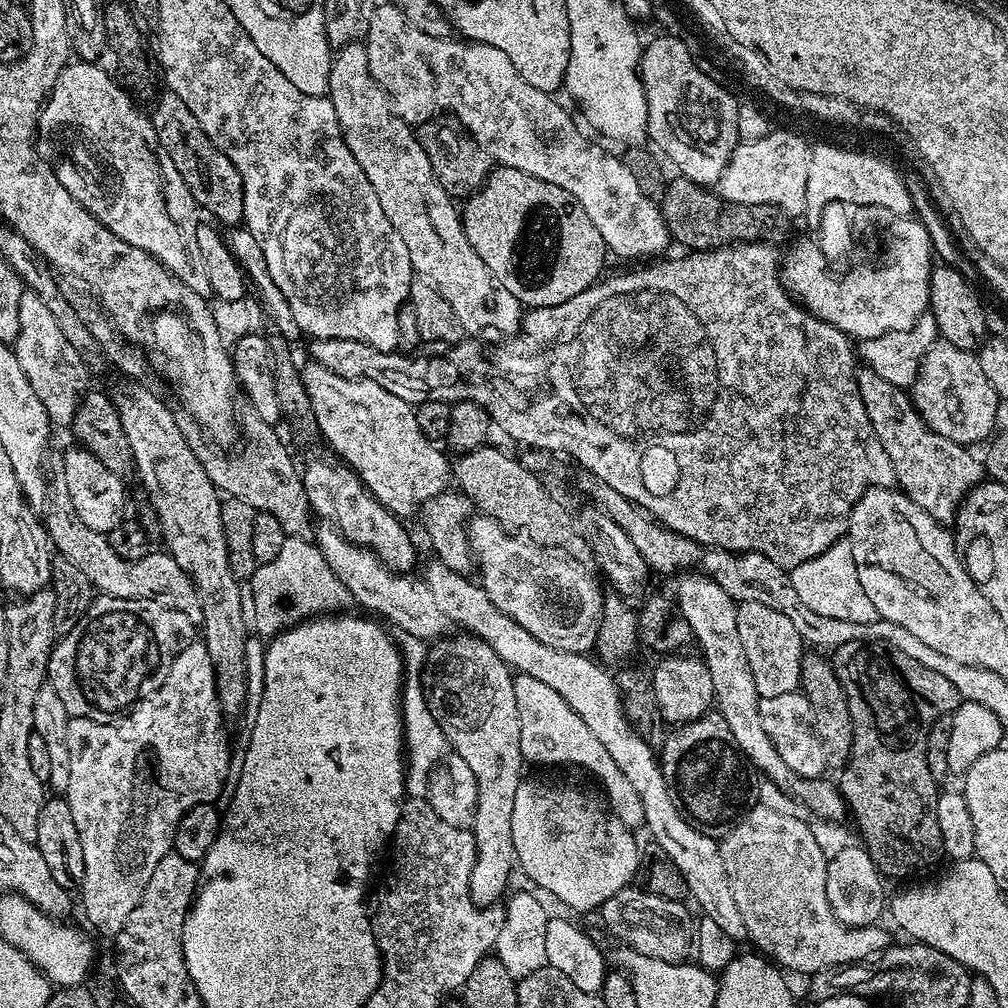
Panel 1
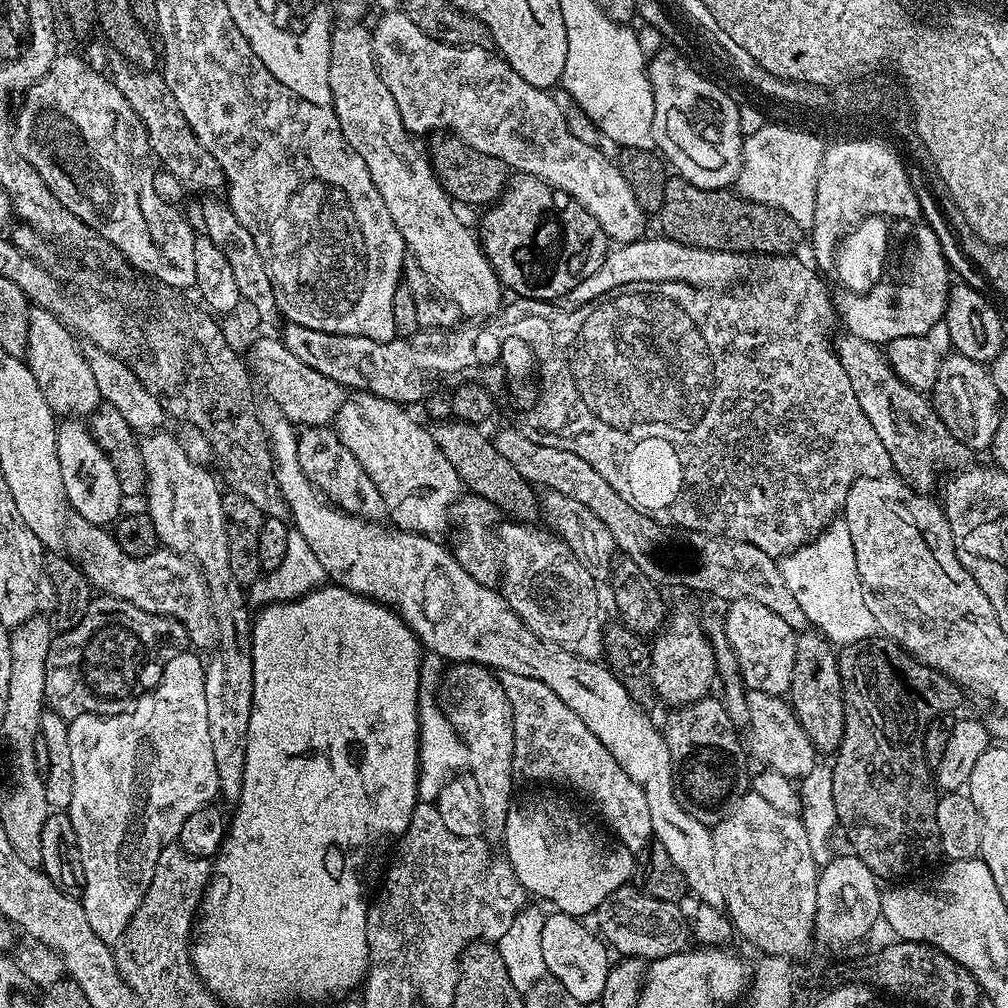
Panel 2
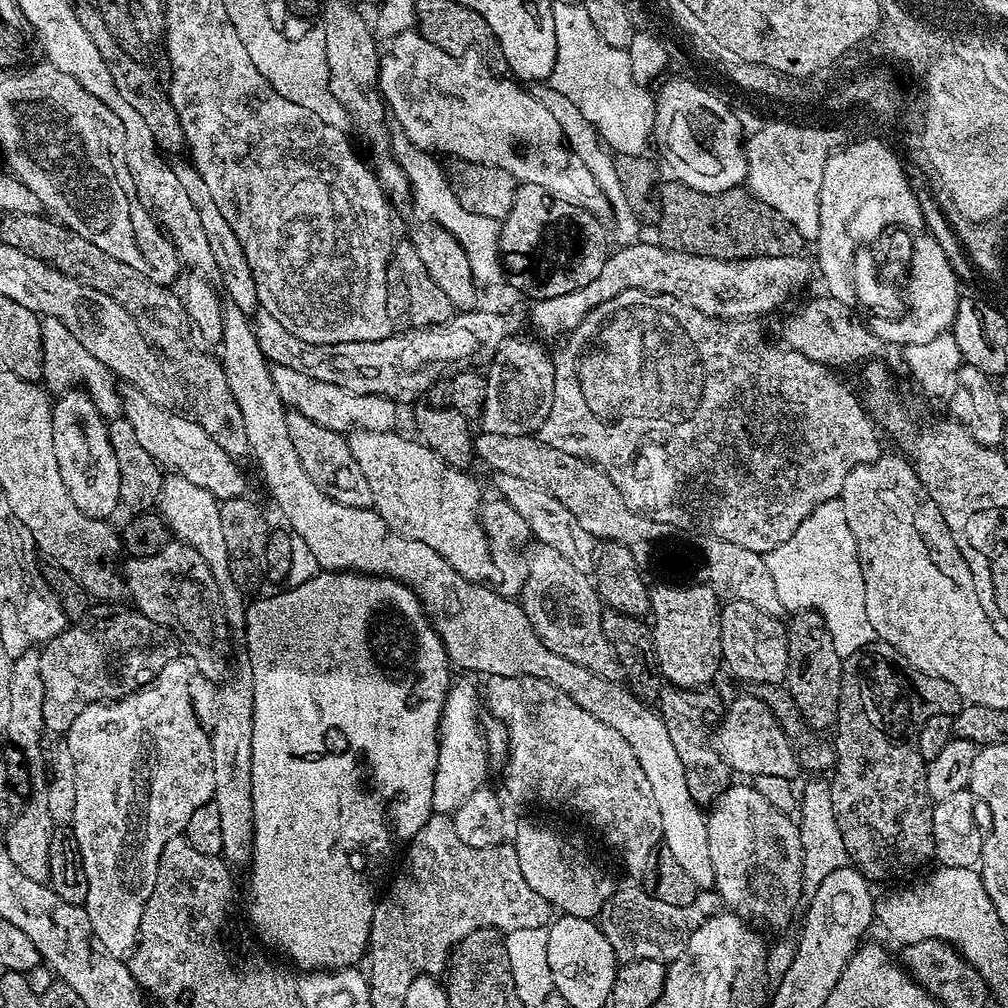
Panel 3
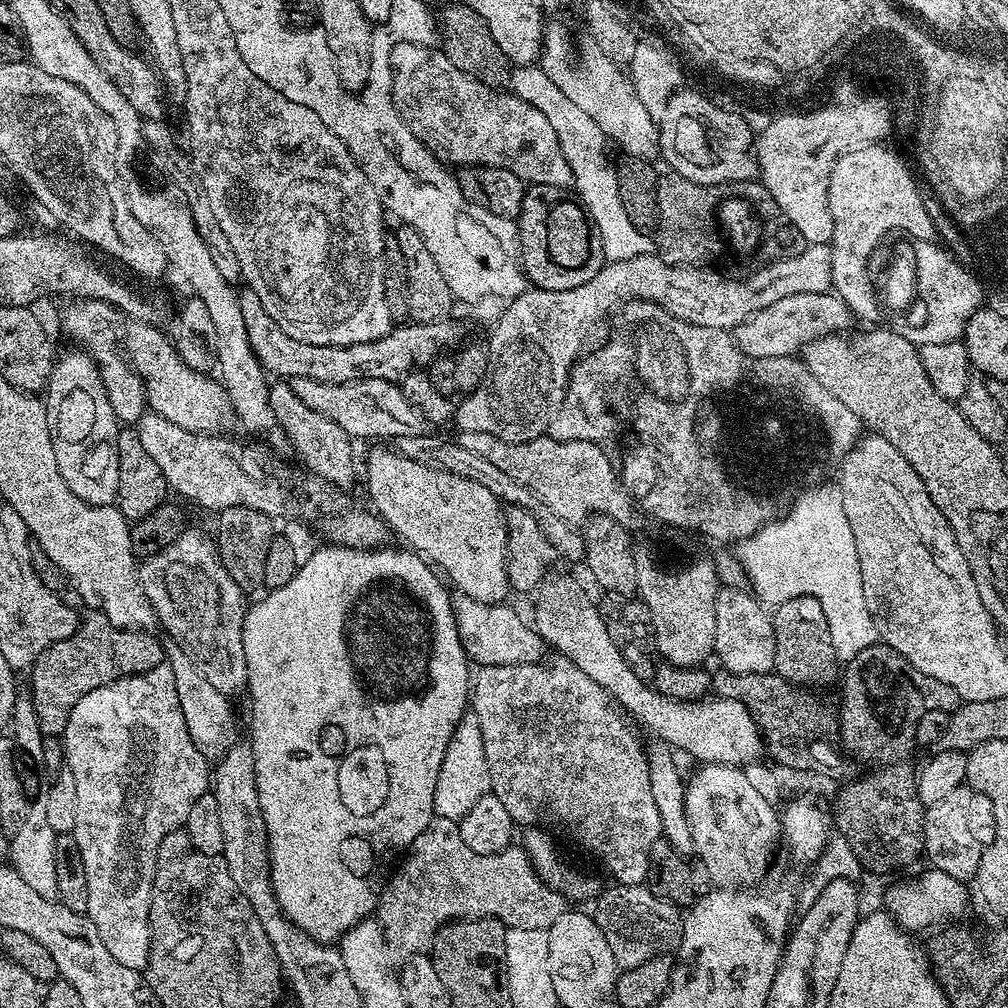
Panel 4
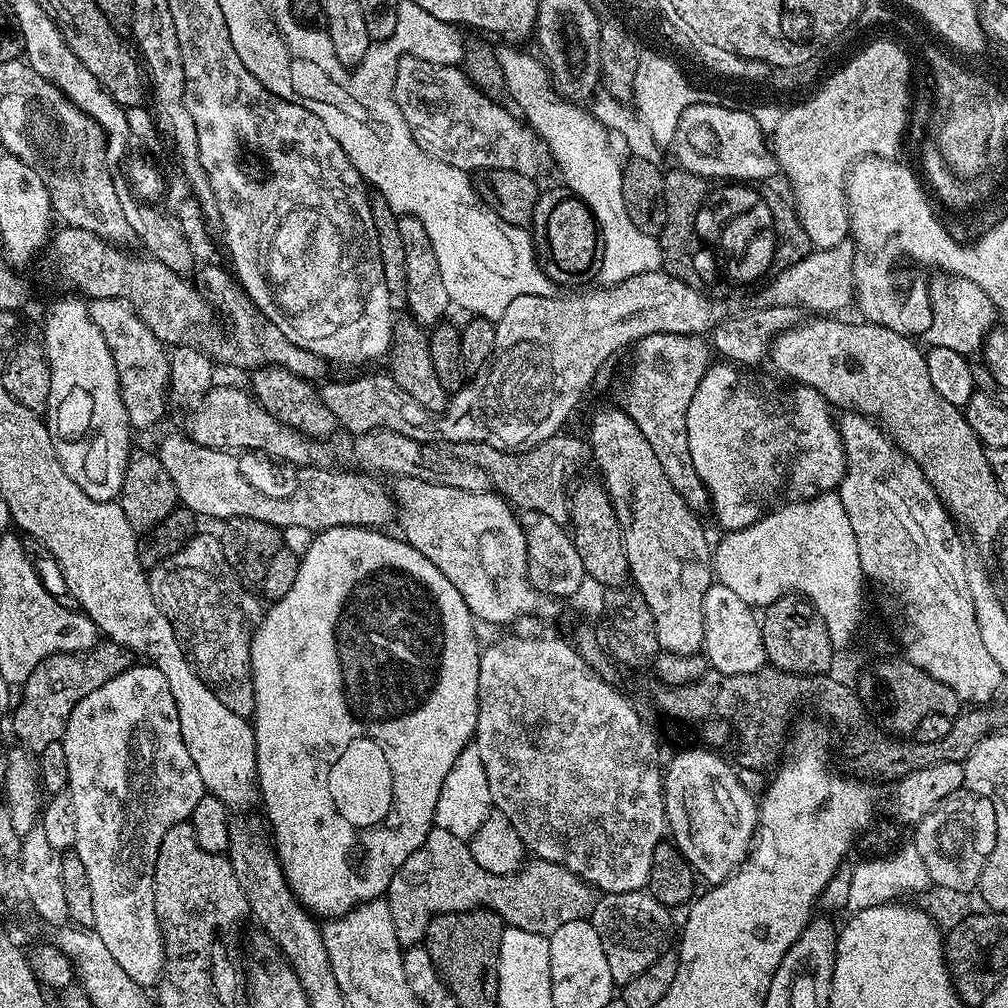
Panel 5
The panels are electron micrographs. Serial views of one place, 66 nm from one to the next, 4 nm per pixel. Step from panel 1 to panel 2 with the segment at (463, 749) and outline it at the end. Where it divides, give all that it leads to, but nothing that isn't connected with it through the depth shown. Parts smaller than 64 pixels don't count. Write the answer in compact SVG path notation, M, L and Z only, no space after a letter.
M453 663L444 680L442 707L448 721L462 738L468 751L468 768L482 794L482 812L487 835L503 837L512 800L514 777L514 718L510 702L497 673L482 664Z

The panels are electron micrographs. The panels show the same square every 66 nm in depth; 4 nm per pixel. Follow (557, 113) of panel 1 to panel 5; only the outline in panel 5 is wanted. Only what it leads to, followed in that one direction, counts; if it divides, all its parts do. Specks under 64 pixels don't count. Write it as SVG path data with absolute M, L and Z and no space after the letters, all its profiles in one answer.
M404 56L397 64L394 98L398 102L398 109L402 110L402 118L406 118L406 126L410 126L414 142L418 142L420 149L450 166L458 166L466 173L475 174L481 168L501 168L540 178L553 163L552 155L539 133L521 123L501 104L496 104L486 94L479 92L459 67L436 65L422 58Z

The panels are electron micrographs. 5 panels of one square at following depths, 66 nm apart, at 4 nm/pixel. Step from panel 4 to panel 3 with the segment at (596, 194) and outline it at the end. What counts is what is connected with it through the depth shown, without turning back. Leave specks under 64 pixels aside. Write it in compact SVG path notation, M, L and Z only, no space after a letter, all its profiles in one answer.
M542 84L535 89L534 94L539 98L550 114L554 115L558 124L562 126L564 138L568 143L568 147L572 152L578 154L585 162L586 168L594 175L595 181L598 182L599 188L603 190L604 196L607 198L610 205L611 215L614 214L614 226L612 225L612 234L616 238L619 245L625 246L628 244L635 244L639 241L640 228L642 228L641 221L630 210L629 203L625 200L625 194L622 191L622 184L618 179L618 172L614 169L615 157L613 153L604 145L600 135L597 133L597 128L582 115L582 110L575 104L570 102L568 98L563 97L558 91L554 90L551 85Z

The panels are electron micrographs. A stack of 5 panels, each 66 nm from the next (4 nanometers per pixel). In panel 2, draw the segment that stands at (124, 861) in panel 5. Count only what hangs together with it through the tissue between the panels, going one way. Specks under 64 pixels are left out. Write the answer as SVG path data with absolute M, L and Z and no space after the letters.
M185 650L178 658L170 658L158 686L145 692L127 710L117 711L115 716L82 714L68 726L74 795L67 813L82 854L82 903L94 934L109 946L122 938L130 918L134 918L150 886L150 878L154 878L154 866L164 845L173 843L179 837L182 822L186 822L194 810L213 803L220 790L214 745L210 742L210 718L206 712L206 664L195 654Z

